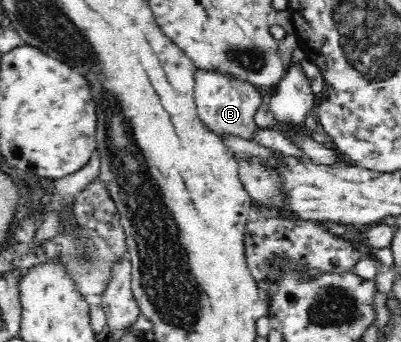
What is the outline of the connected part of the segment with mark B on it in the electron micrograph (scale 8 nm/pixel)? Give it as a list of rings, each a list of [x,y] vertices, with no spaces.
[[[199,69],[196,74],[194,102],[200,119],[213,131],[220,135],[235,135],[258,142],[261,128],[255,123],[255,115],[259,116],[262,98],[258,88],[219,73],[210,73]]]

